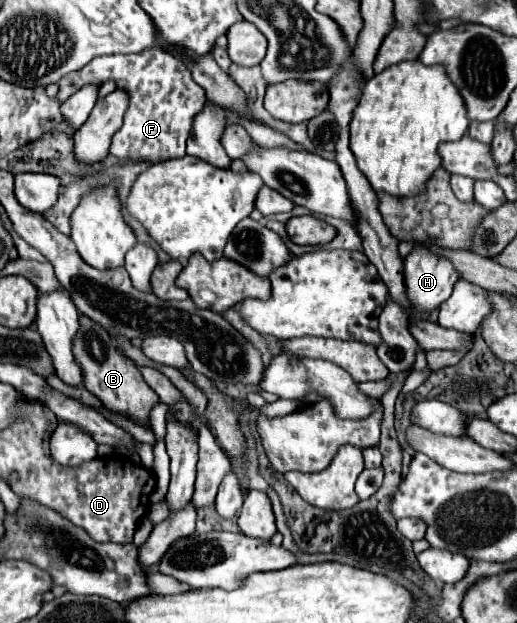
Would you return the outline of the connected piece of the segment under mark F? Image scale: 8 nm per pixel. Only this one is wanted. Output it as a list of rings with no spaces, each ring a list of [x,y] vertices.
[[[146,49],[136,55],[104,55],[90,61],[84,69],[62,77],[58,99],[66,101],[84,83],[102,85],[102,81],[114,79],[118,87],[130,93],[130,105],[124,115],[124,125],[112,139],[110,153],[126,161],[166,161],[186,155],[186,139],[192,131],[192,119],[204,107],[206,95],[200,85],[194,83],[190,69],[184,61],[162,49]]]

